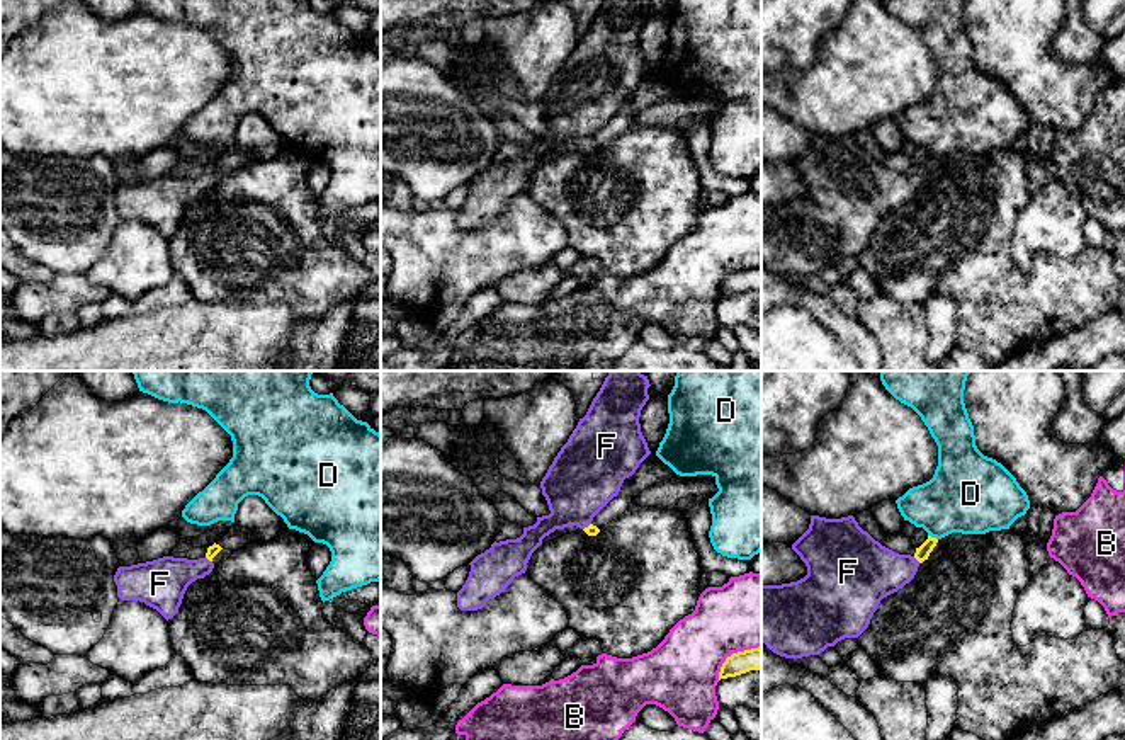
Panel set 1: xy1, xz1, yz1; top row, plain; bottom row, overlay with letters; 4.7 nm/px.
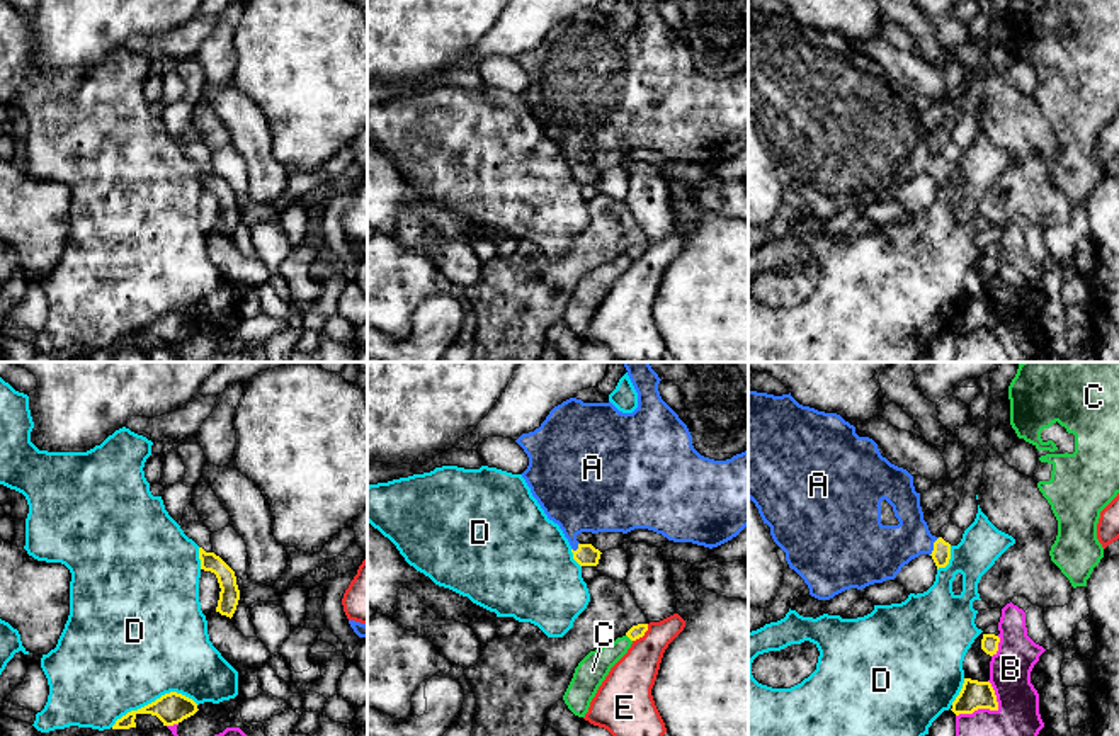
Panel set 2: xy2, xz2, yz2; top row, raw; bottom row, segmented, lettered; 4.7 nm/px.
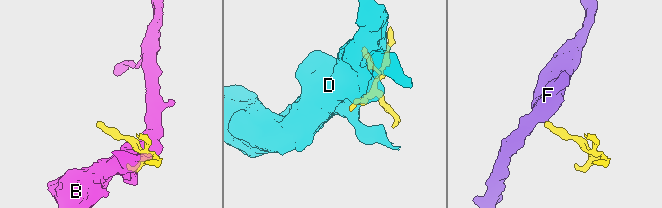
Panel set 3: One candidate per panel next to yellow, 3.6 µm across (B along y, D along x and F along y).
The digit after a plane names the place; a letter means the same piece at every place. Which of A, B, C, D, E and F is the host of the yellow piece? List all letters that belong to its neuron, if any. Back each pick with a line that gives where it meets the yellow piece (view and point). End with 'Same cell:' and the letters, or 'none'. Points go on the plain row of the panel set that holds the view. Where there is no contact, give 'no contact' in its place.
A: yz2 (934, 165)
Same cell: A

